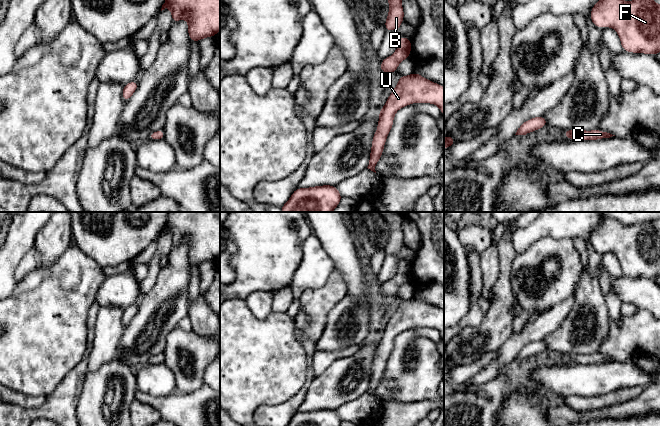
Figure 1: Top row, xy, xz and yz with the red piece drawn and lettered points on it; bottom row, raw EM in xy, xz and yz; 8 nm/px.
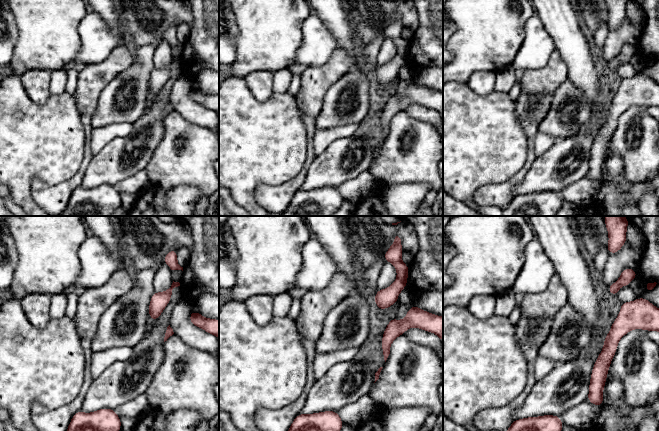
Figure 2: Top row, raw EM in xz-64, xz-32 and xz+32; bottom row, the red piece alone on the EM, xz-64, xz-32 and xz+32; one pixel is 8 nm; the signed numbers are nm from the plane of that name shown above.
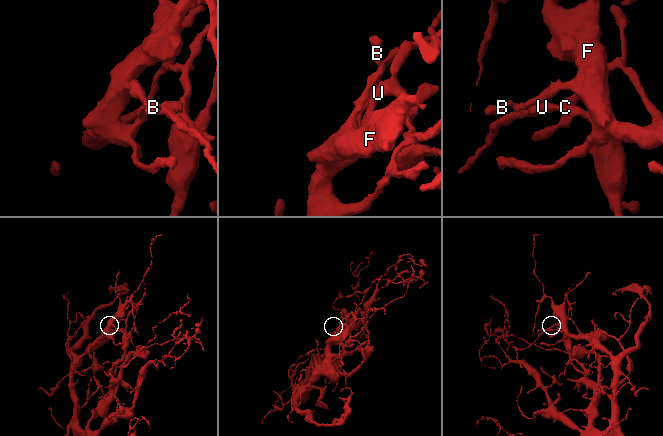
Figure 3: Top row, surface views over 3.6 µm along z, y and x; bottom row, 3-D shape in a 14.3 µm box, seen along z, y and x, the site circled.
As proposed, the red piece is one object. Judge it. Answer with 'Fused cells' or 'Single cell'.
Single cell

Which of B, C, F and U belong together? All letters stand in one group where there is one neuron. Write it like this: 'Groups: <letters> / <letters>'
Groups: B C F U

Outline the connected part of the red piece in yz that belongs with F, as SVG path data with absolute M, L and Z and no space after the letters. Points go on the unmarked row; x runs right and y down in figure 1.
M604 216L601 223L592 231L590 241L595 251L610 251L617 255L623 275L654 280L660 276L660 229L655 227L654 221L626 226Z

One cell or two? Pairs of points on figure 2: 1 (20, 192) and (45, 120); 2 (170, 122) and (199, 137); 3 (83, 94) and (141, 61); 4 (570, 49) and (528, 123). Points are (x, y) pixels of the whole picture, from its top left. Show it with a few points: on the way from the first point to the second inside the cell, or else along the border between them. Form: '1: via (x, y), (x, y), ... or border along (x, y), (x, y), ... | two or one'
1: via (20, 174), (20, 151), (33, 138) | one
2: via (177, 127), (180, 130), (185, 130), (192, 137) | one
3: border along (133, 58), (133, 62), (119, 72), (101, 92) | two
4: border along (556, 49), (566, 64), (568, 77) | two

